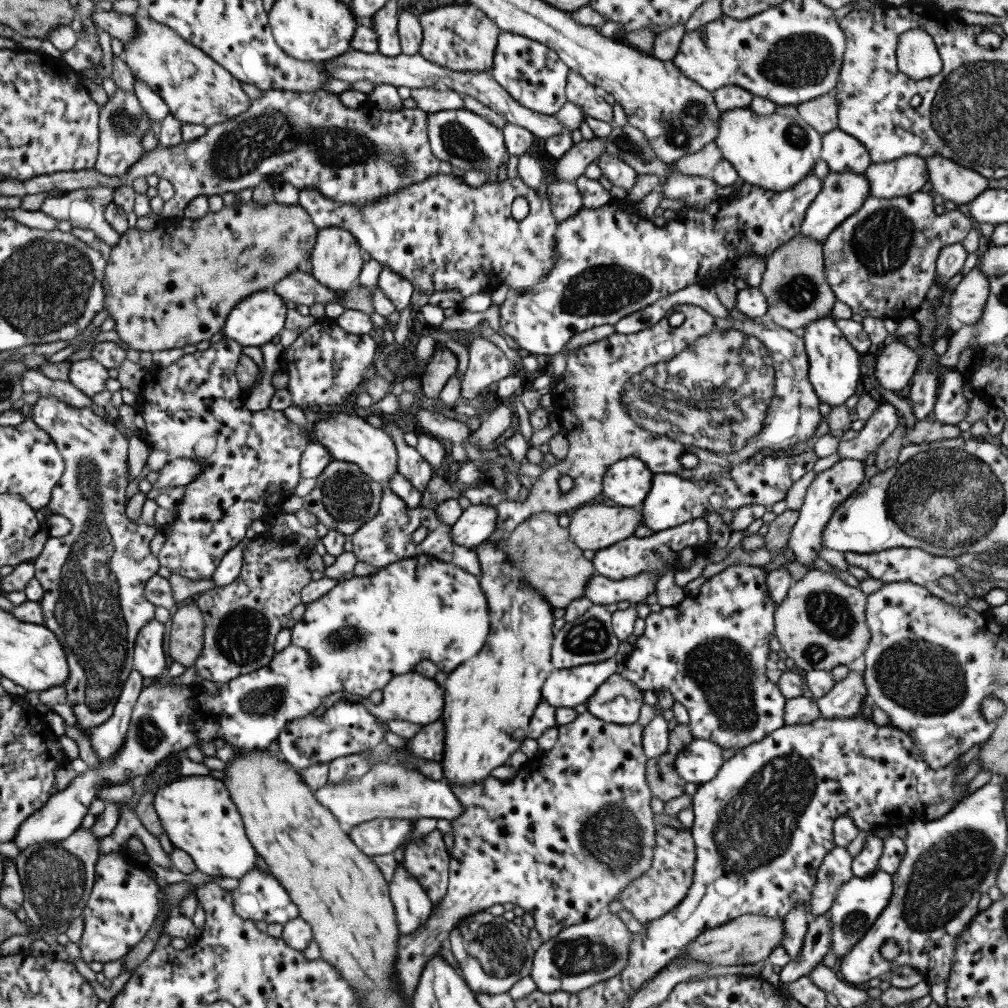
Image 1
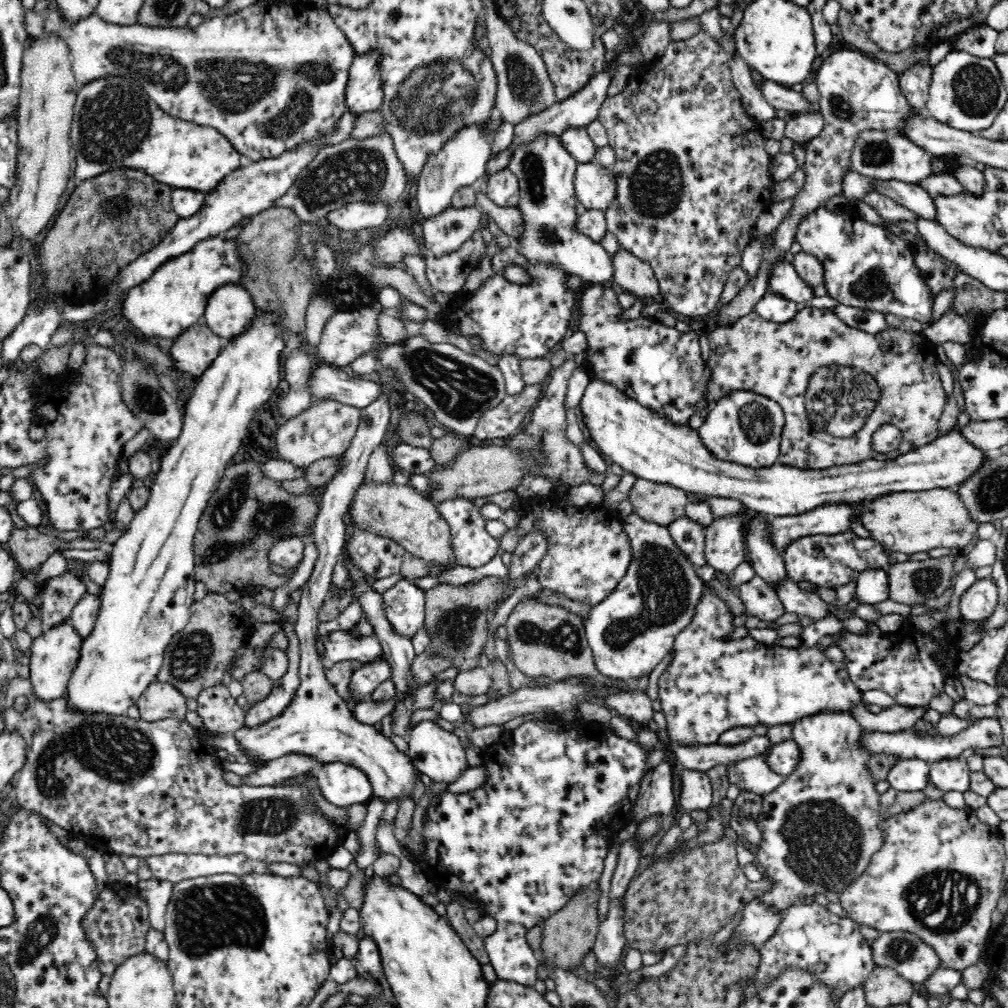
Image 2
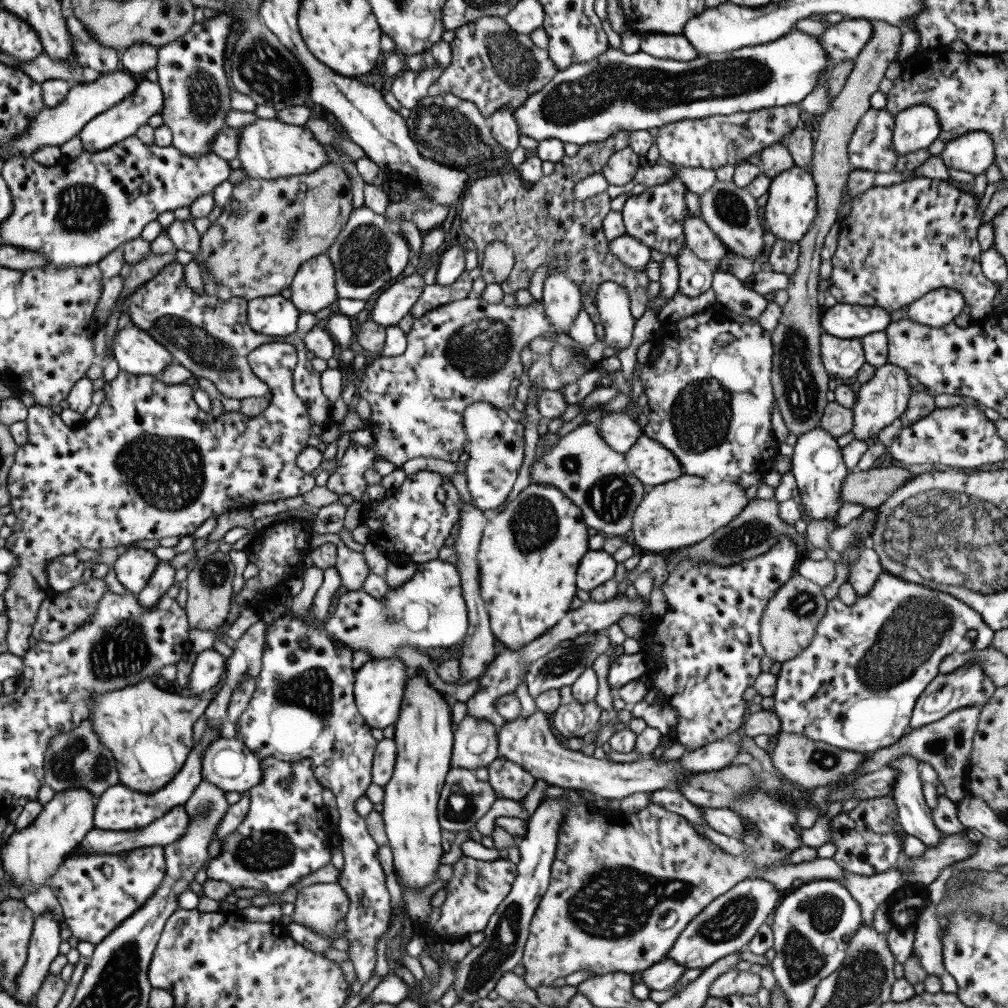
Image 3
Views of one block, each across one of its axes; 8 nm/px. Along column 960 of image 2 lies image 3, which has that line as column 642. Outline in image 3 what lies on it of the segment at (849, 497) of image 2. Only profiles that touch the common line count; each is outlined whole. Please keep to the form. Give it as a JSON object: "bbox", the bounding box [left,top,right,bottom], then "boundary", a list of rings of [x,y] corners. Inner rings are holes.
{"bbox":[625,434,684,487],"boundary":[[[641,434],[637,443],[625,453],[628,470],[642,485],[653,487],[666,485],[684,475],[682,463],[665,446],[653,438]]]}

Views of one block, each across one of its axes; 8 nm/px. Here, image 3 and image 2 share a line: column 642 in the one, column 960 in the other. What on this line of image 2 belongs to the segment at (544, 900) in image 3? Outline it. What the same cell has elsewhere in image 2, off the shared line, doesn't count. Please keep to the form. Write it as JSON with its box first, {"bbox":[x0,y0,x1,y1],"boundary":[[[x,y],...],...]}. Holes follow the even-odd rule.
{"bbox":[839,798,1006,971],"boundary":[[[927,798],[907,812],[893,814],[891,817],[884,819],[881,822],[881,831],[883,843],[871,856],[871,861],[868,863],[866,870],[840,893],[839,903],[846,910],[847,917],[859,922],[859,924],[876,928],[881,932],[904,931],[918,935],[923,942],[928,943],[931,948],[936,950],[939,958],[943,961],[944,967],[962,971],[968,966],[976,964],[982,954],[982,946],[988,940],[988,934],[992,930],[992,912],[996,910],[996,904],[1001,897],[1000,882],[1002,882],[1002,874],[1004,874],[1003,866],[1004,860],[1006,860],[1006,851],[1004,851],[1004,845],[1000,843],[995,830],[985,823],[981,823],[976,814],[968,814],[968,810],[954,809],[946,805],[943,798],[936,800]]]}

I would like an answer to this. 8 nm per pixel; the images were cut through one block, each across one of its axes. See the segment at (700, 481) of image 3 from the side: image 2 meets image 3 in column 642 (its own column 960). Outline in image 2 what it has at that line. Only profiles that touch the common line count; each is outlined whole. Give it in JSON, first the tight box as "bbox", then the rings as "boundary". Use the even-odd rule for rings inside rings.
{"bbox":[861,488,979,553],"boundary":[[[934,488],[922,492],[896,492],[864,505],[861,522],[888,553],[928,552],[932,548],[950,548],[955,553],[966,551],[977,539],[979,524],[973,520],[954,489]]]}

